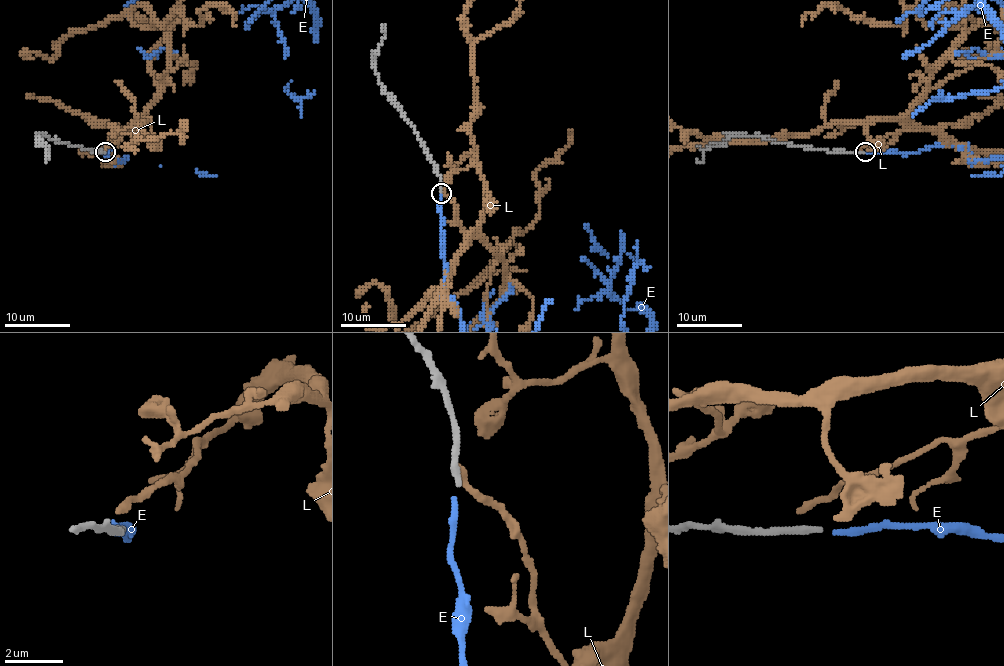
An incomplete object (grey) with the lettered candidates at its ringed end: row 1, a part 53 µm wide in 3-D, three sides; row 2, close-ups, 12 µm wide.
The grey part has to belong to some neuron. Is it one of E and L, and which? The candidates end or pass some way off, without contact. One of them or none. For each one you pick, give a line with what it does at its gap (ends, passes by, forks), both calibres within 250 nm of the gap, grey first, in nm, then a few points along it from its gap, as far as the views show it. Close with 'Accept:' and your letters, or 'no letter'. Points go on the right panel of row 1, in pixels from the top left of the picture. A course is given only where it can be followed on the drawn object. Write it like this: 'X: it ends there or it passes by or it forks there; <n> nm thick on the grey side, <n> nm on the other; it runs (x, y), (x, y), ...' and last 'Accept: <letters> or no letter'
Accept: no letter

